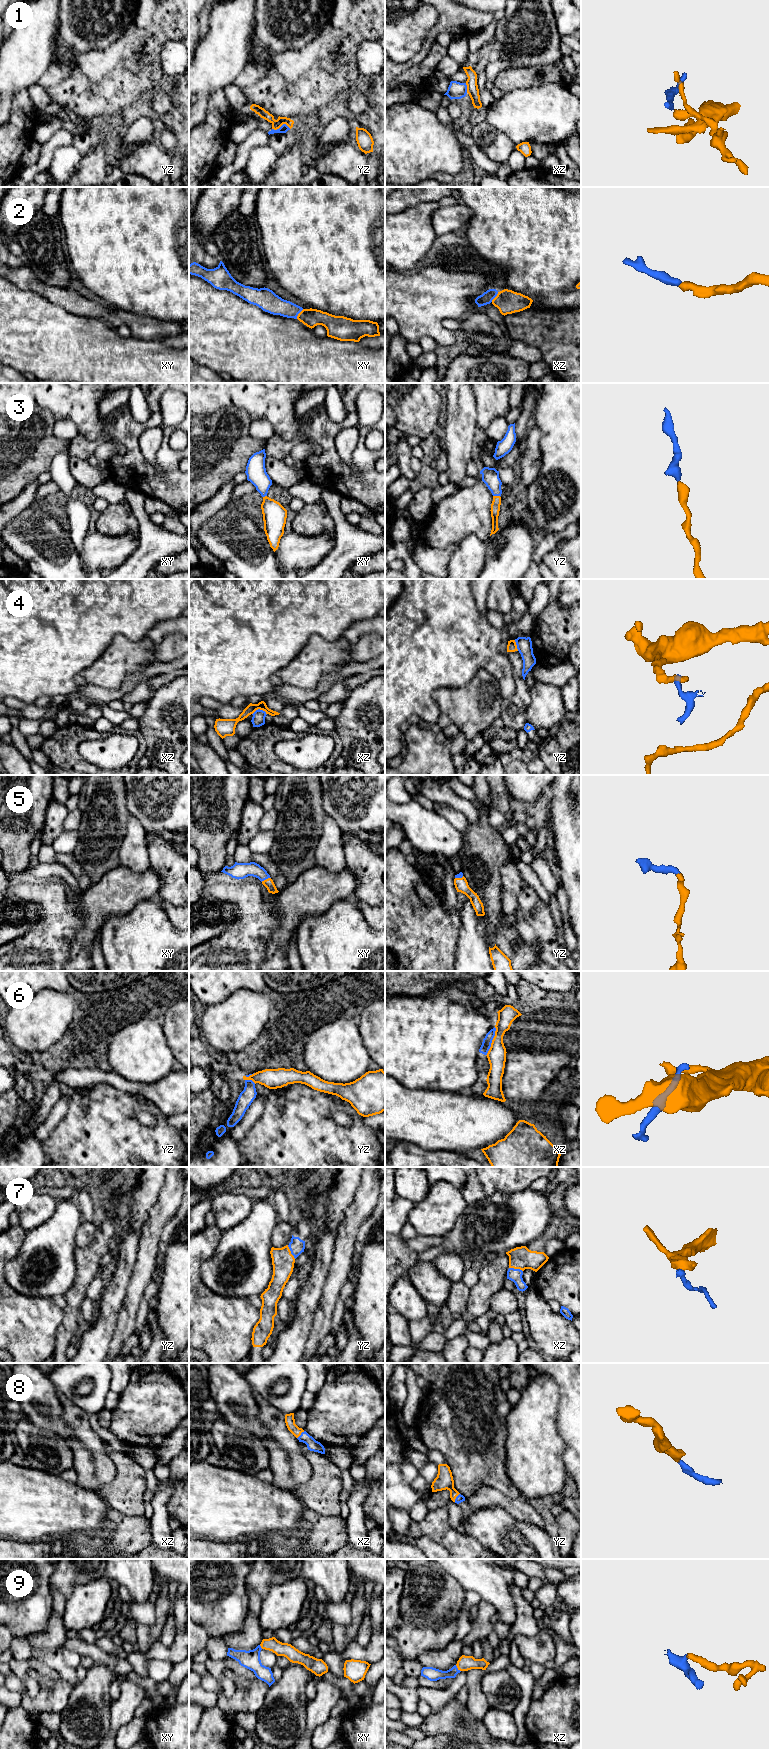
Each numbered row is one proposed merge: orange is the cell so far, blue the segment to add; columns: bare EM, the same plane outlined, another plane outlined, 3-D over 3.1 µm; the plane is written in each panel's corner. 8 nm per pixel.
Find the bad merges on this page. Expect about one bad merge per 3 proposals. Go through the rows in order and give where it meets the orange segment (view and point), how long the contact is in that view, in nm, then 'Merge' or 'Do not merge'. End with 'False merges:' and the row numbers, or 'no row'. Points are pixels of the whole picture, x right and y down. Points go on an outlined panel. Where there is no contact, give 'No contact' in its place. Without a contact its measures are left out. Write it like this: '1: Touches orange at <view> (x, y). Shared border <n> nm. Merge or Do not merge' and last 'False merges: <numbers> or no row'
1: Touches orange at yz (281, 125). Shared border 150 nm. Do not merge
2: Touches orange at xy (298, 314). Shared border 100 nm. Merge
3: Touches orange at yz (496, 496). Shared border 60 nm. Merge
4: Touches orange at xz (259, 708). Shared border 120 nm. Do not merge
5: Touches orange at xy (266, 879). Shared border 90 nm. Merge
6: Touches orange at xz (492, 1041). Shared border 240 nm. Do not merge
7: Touches orange at yz (290, 1252). Shared border 130 nm. Merge
8: Touches orange at xz (300, 1434). Shared border 90 nm. Merge
9: Touches orange at xz (457, 1667). Shared border 70 nm. Merge
False merges: 1, 4, 6

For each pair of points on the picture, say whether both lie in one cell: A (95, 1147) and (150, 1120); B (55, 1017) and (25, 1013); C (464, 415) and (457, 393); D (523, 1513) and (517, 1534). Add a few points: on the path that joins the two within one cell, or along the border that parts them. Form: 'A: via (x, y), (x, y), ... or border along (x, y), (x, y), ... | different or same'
A: border along (135, 1114), (135, 1117), (145, 1125), (157, 1124) | different
B: via (48, 1017), (32, 1016) | same
C: via (461, 410), (460, 398) | same
D: border along (501, 1507), (518, 1520), (528, 1522), (542, 1529) | different

